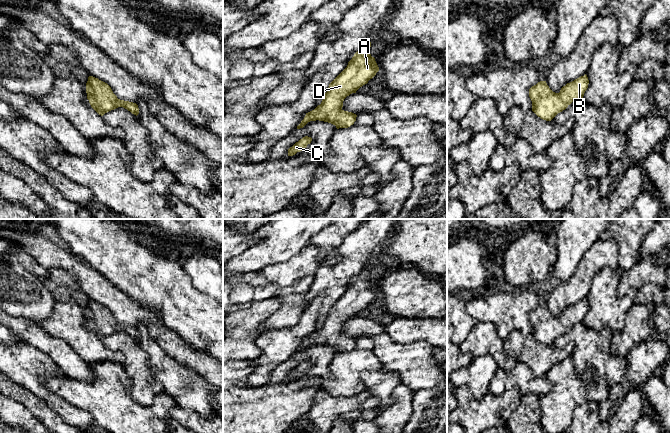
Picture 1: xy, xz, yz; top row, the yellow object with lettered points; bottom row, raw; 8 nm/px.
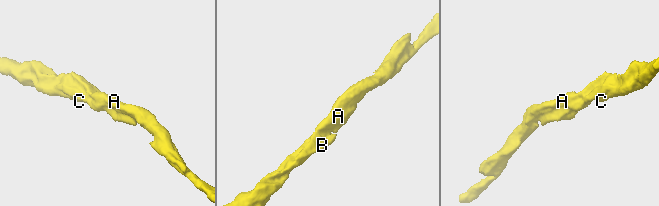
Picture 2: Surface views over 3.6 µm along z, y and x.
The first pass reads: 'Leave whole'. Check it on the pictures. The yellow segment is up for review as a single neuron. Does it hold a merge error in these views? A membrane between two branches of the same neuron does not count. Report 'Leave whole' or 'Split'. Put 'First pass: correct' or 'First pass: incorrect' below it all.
Leave whole
First pass: correct

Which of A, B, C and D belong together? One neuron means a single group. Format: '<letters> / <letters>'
A B C D

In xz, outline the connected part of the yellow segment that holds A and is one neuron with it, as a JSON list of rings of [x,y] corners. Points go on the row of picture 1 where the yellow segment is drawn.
[[[371,42],[364,45],[354,54],[347,67],[329,84],[323,100],[314,110],[306,113],[304,119],[297,126],[303,128],[310,121],[324,121],[339,128],[348,128],[354,124],[357,115],[344,111],[343,101],[352,93],[367,84],[379,67],[375,58],[370,54]]]

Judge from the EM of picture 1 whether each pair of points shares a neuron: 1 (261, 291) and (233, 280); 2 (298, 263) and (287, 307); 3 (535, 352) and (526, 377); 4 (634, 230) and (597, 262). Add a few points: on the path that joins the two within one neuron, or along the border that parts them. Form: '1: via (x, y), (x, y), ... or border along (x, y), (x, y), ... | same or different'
1: via (256, 284), (250, 278), (240, 278) | same
2: via (297, 274), (293, 278), (291, 285), (291, 296) | same
3: border along (518, 362), (524, 363), (534, 376), (544, 377) | different
4: border along (599, 238), (615, 241), (619, 268) | different

